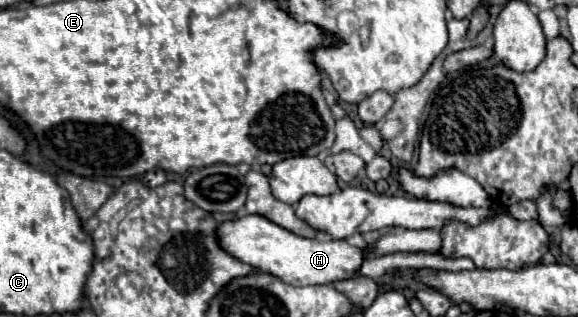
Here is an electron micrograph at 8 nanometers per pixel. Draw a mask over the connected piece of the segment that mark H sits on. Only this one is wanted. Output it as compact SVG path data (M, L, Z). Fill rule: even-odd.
M246 214L234 220L222 222L216 228L216 234L218 234L220 248L226 250L230 256L238 258L240 262L260 272L268 272L292 286L332 284L342 278L352 278L364 260L362 250L346 244L344 240L302 238L284 230L282 226L270 222L268 218L260 214Z

